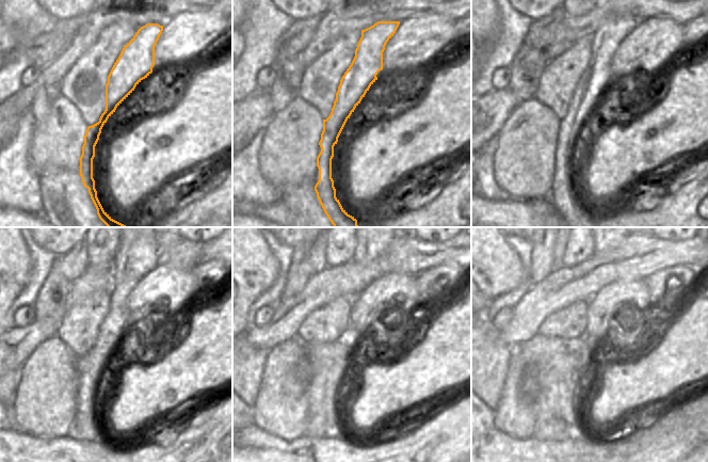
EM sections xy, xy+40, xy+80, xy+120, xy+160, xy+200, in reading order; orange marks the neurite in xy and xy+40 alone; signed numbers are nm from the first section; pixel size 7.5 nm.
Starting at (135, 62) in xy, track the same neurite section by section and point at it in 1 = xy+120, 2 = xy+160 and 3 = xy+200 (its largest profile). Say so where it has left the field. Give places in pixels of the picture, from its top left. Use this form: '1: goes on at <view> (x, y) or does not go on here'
1: goes on at xy+120 (138, 253)
2: goes on at xy+160 (367, 249)
3: goes on at xy+200 (596, 249)

